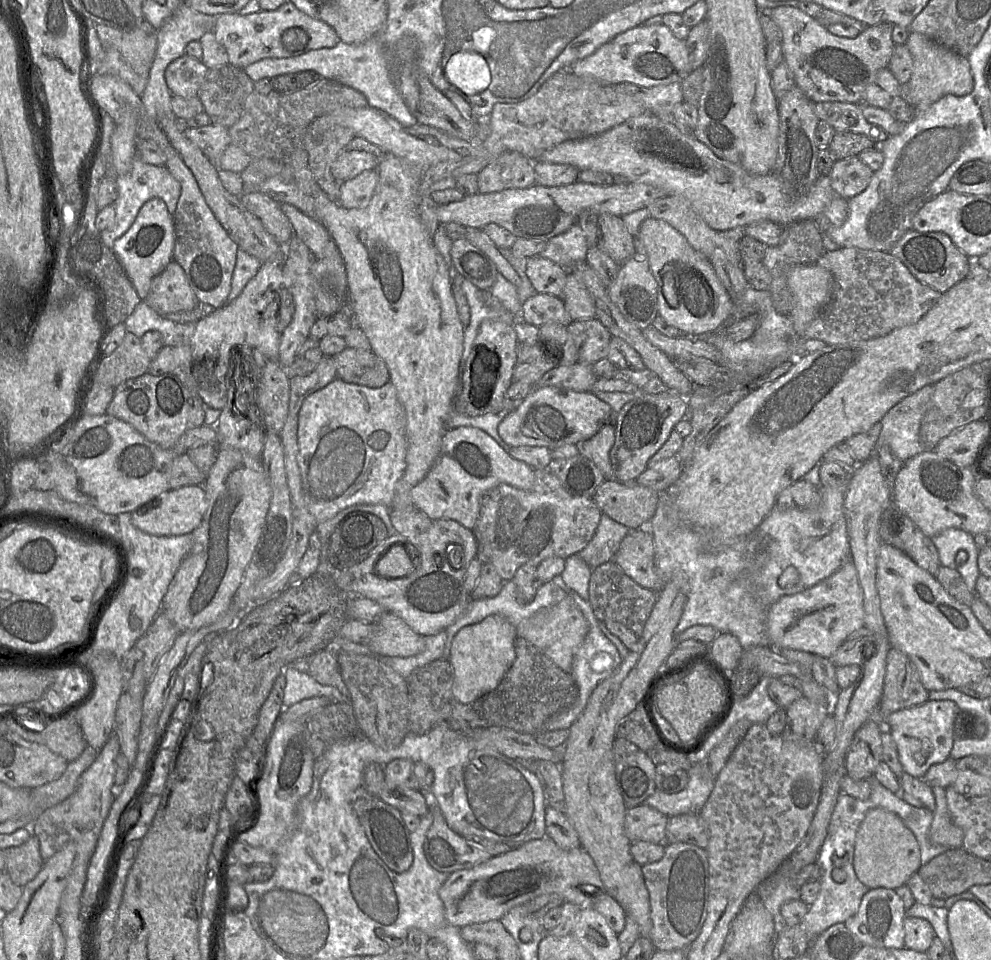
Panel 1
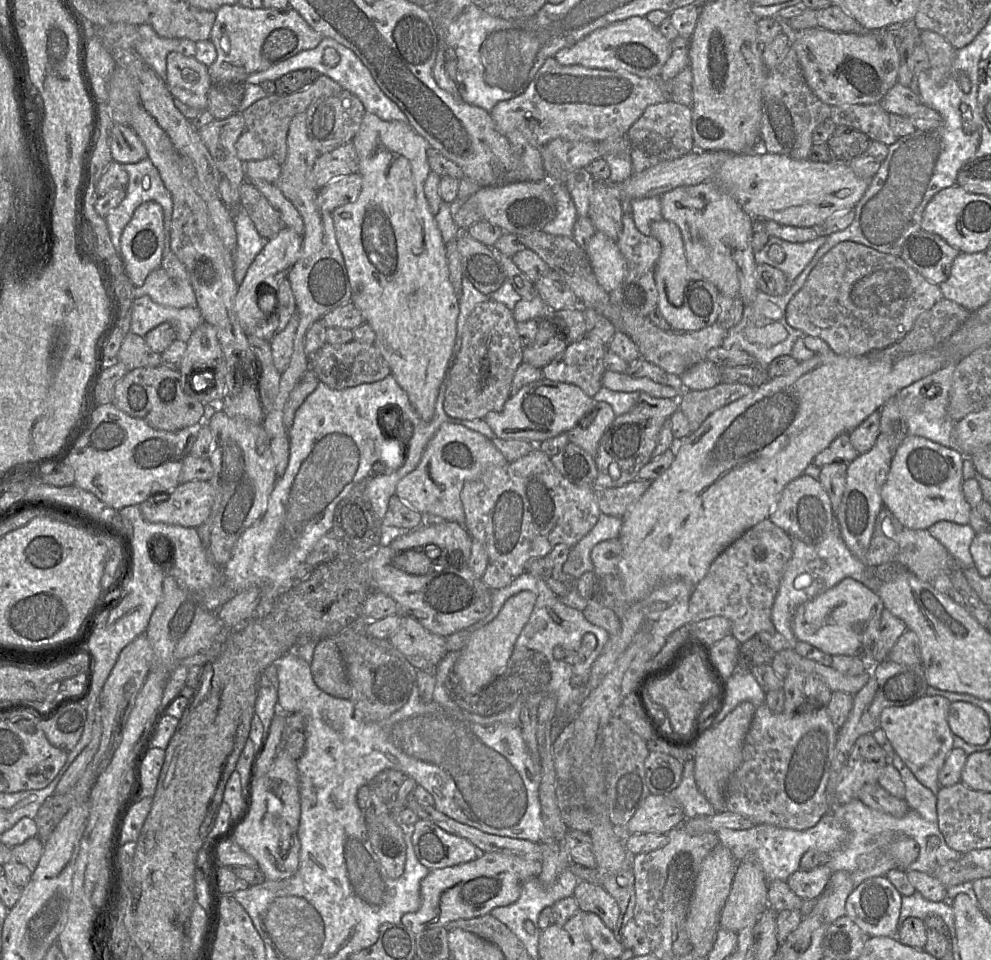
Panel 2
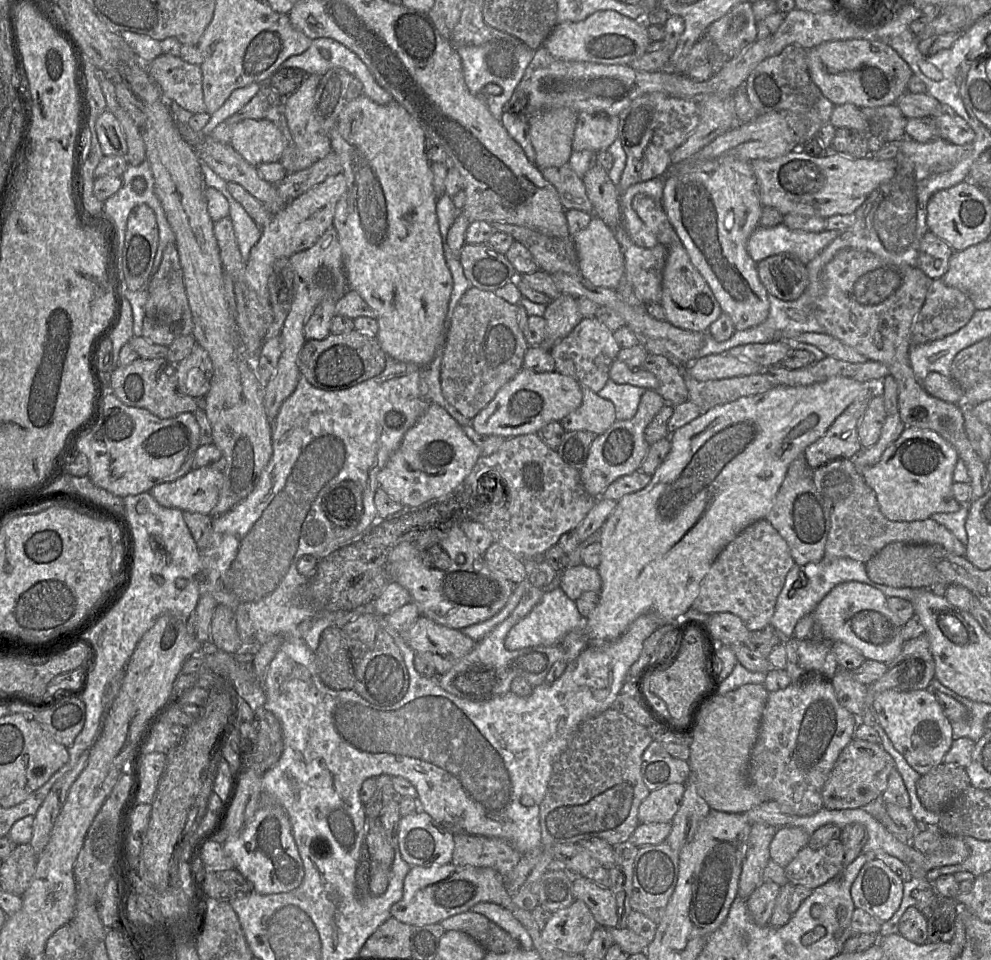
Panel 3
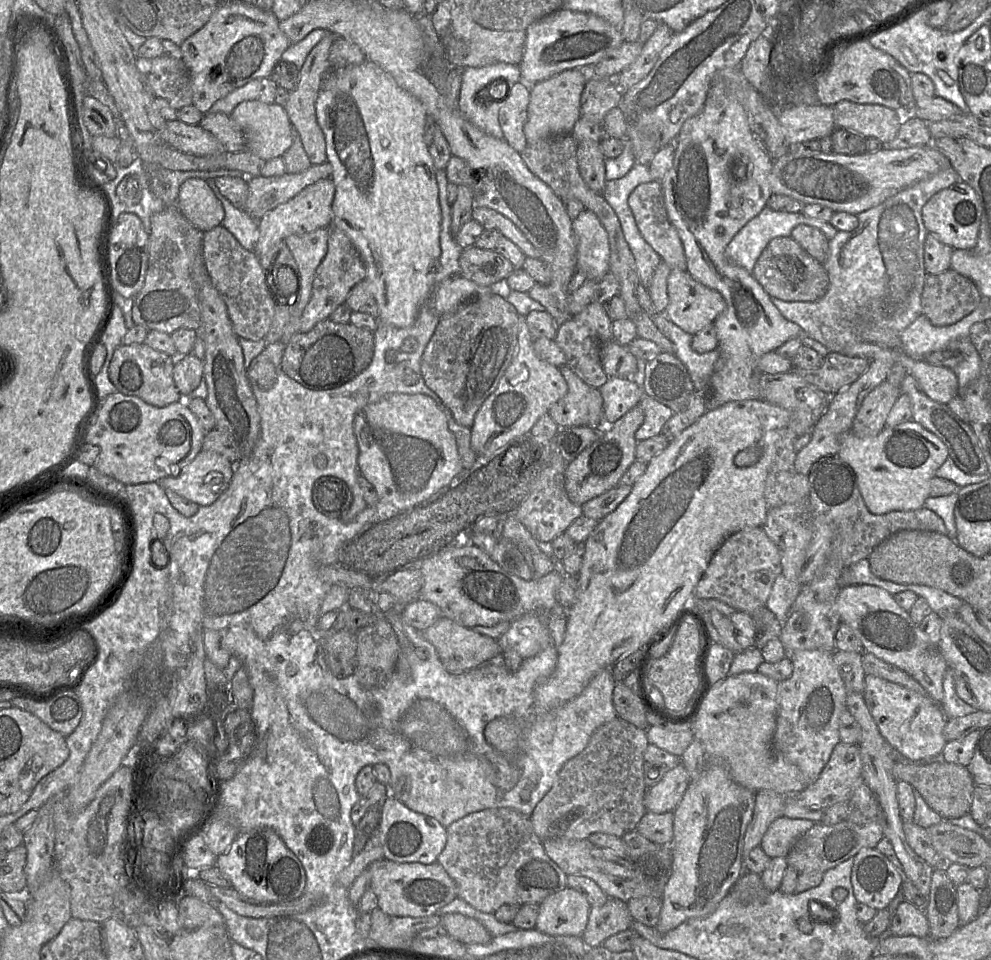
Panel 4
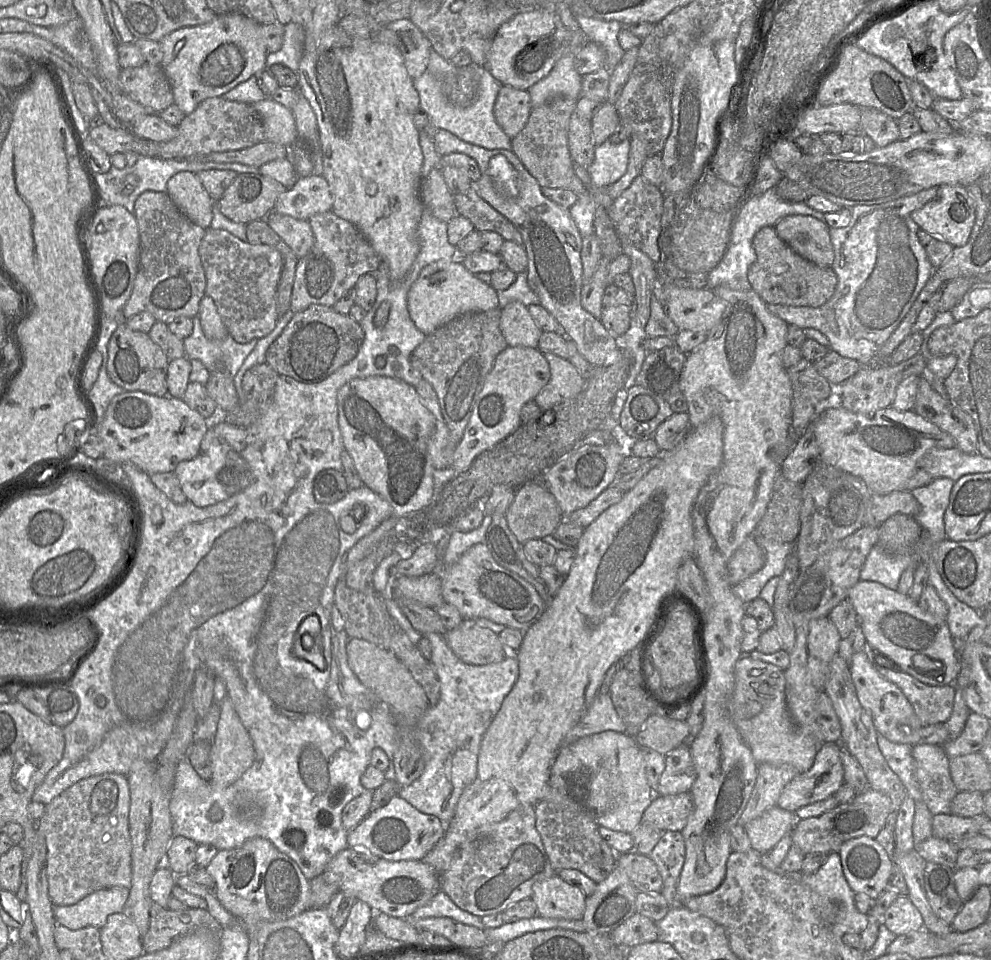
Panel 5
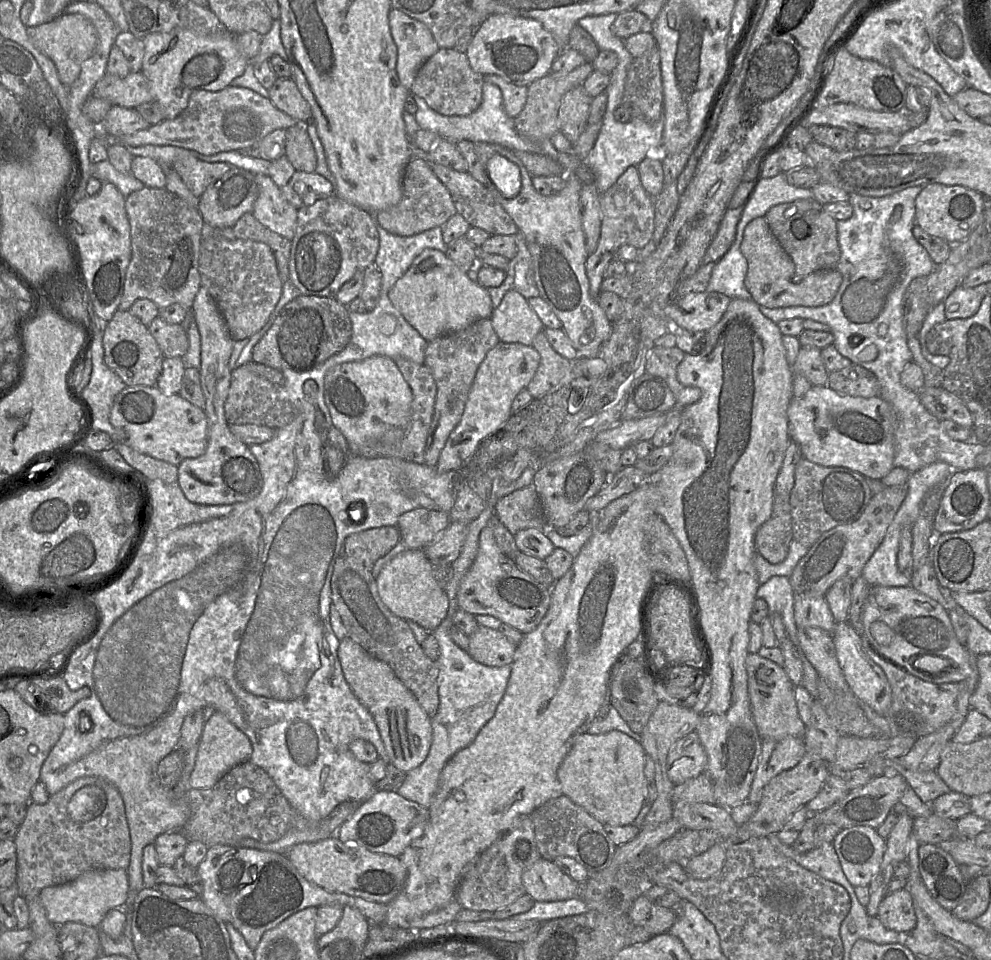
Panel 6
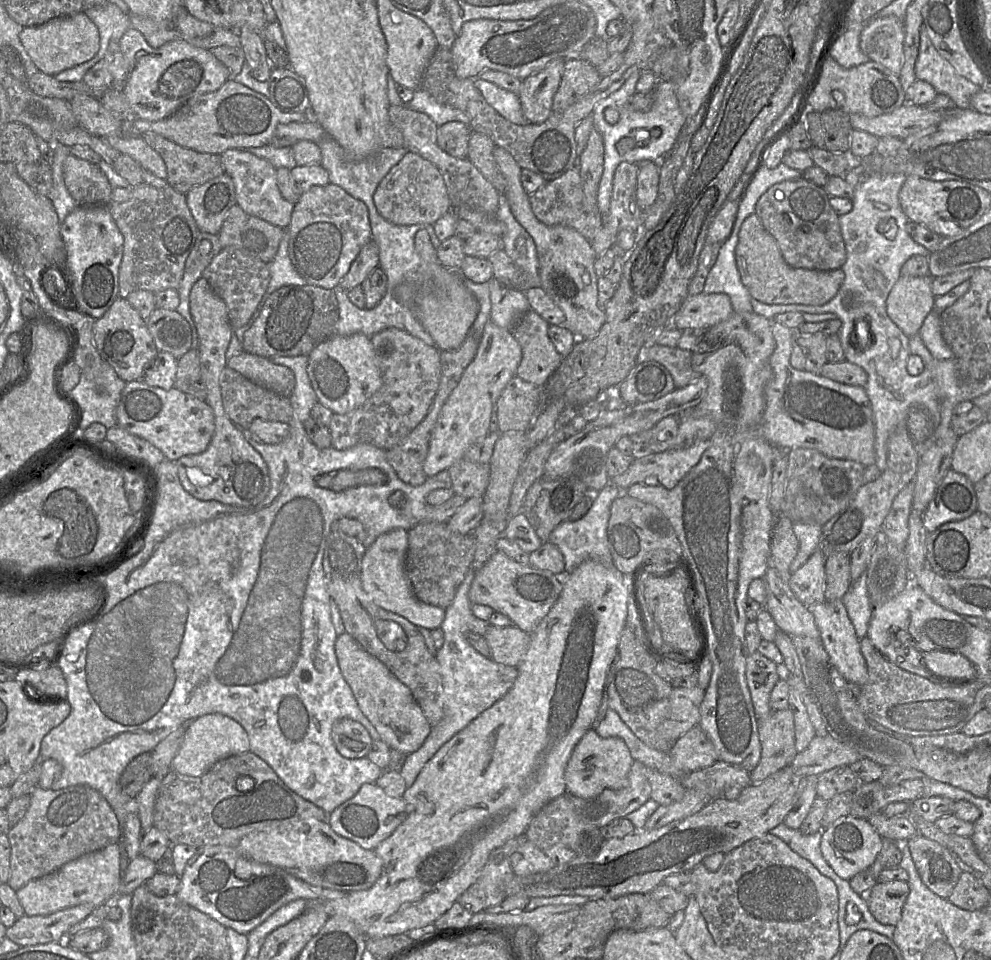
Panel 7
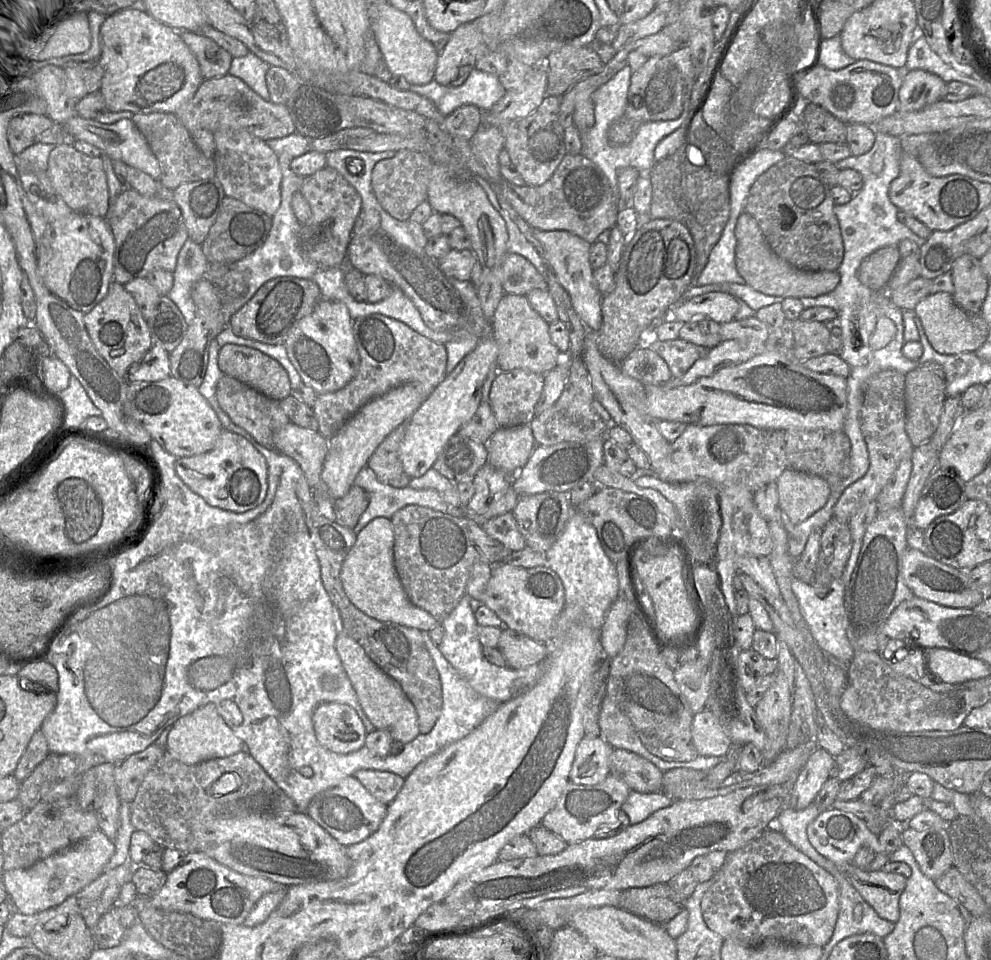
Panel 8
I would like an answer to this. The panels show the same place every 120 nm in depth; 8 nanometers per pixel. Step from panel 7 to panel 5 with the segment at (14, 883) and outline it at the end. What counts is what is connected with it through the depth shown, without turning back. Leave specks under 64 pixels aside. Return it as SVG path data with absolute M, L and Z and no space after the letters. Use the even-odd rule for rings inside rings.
M118 773L82 779L46 805L37 825L47 845L48 894L53 906L76 904L102 889L130 889L132 844L129 811L129 782L126 775Z

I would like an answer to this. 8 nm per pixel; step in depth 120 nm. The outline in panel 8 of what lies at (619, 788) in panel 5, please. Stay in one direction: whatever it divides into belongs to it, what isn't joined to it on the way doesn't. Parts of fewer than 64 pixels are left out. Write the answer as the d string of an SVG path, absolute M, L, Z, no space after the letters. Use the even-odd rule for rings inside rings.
M600 736L583 738L577 745L569 781L578 785L598 784L610 774L609 758L613 751Z

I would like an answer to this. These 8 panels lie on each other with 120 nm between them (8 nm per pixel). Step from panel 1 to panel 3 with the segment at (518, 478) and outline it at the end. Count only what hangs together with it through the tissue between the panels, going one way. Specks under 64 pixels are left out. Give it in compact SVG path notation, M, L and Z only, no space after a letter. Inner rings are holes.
M431 404L404 435L399 448L378 473L379 488L404 509L415 510L447 500L465 483L481 451L438 404Z

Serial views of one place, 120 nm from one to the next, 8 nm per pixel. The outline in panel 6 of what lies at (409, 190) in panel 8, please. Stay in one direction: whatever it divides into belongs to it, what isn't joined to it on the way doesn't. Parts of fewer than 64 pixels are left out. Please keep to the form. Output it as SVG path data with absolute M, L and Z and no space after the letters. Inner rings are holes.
M413 157L404 170L400 202L389 209L377 212L379 224L387 231L400 236L411 236L438 226L457 213L451 194L434 173L427 161Z

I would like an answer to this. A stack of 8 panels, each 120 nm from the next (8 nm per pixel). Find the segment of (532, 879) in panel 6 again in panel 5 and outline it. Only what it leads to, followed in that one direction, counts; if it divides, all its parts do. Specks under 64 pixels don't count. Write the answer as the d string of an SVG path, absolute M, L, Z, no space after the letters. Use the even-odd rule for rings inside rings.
M558 873L537 881L532 886L531 899L537 907L537 915L566 920L583 919L586 895L575 885L563 880Z

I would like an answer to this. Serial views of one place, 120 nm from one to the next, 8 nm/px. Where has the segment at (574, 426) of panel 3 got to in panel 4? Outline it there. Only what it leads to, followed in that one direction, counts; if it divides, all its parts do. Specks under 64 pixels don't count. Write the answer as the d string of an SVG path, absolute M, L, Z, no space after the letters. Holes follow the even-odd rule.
M568 366L559 368L568 391L549 409L549 416L560 428L589 426L605 428L603 397L600 391L581 380Z

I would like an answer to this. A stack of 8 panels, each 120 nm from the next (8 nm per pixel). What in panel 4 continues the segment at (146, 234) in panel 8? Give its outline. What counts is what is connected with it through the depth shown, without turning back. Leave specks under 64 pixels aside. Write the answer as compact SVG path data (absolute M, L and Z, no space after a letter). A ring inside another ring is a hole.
M167 205L162 211L151 216L148 236L148 268L144 285L134 297L132 307L134 323L145 327L148 331L158 330L170 335L179 328L197 330L201 325L201 310L191 280L191 268L195 257L201 254L203 232L189 222L177 205Z

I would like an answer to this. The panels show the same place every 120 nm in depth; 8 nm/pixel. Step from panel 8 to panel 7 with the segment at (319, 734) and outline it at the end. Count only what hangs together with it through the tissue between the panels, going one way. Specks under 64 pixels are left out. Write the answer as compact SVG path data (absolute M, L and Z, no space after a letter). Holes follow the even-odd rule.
M350 718L339 719L333 724L331 738L339 754L349 759L366 757L373 741L363 725Z

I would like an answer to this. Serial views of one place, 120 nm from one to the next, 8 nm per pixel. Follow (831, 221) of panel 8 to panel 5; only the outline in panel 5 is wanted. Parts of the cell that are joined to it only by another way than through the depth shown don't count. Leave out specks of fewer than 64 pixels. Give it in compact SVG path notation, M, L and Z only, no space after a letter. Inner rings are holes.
M788 215L774 228L779 238L801 257L818 266L831 267L834 249L825 221L808 215Z

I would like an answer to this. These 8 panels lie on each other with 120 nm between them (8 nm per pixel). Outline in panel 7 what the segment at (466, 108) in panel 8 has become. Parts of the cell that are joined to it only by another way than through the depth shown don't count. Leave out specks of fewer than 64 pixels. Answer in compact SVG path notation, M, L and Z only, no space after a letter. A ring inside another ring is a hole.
M459 121L447 122L438 127L439 147L455 158L467 158L468 143L472 134L470 125Z

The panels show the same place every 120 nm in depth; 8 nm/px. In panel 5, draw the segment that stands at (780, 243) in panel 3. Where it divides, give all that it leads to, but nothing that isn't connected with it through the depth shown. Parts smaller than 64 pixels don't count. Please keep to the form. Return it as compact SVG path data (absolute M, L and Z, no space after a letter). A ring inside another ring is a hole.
M775 188L760 195L746 197L737 209L728 248L722 260L707 275L707 288L714 290L719 286L726 286L739 291L752 290L748 280L748 270L757 258L753 247L753 238L761 228L774 227L781 218L788 215L808 215L825 221L824 214L809 207L806 202L790 203L782 200L777 195Z

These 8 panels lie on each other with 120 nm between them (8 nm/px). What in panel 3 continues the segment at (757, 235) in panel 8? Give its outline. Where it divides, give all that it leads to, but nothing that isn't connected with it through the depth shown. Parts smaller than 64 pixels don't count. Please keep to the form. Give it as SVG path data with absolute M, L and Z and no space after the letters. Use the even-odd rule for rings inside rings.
M781 253L757 263L757 272L767 292L783 301L797 300L809 285L807 265Z

